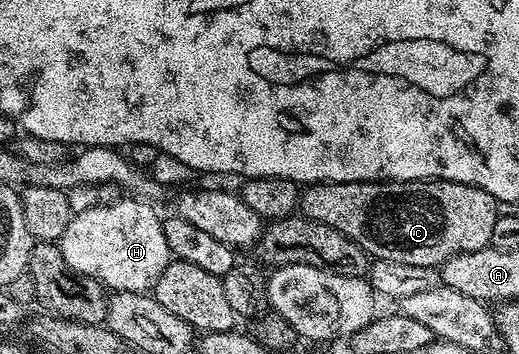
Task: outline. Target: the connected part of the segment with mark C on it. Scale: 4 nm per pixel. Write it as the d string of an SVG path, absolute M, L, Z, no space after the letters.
M448 179L411 183L313 183L302 188L298 210L304 219L321 221L345 233L372 260L438 268L457 253L491 246L499 205L485 189Z

